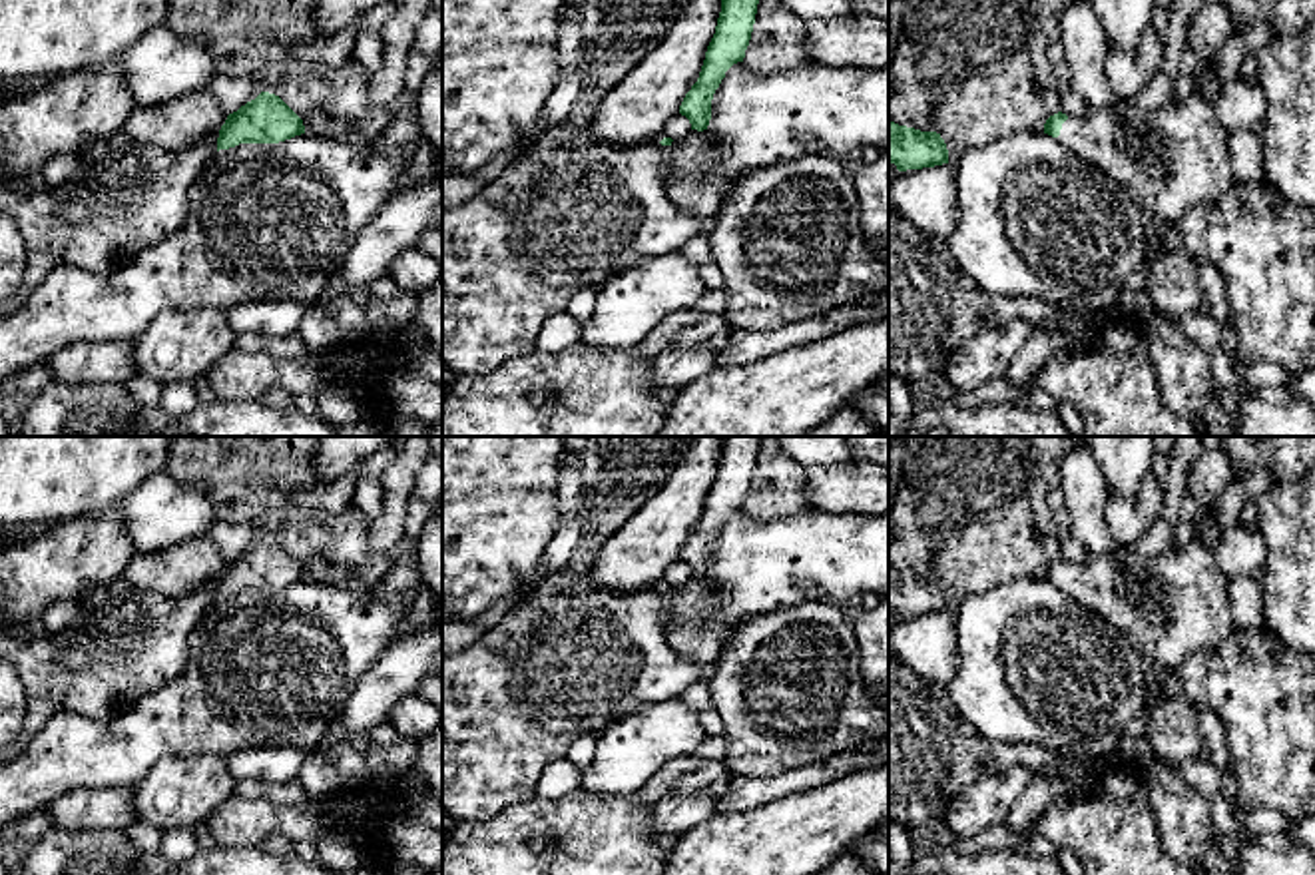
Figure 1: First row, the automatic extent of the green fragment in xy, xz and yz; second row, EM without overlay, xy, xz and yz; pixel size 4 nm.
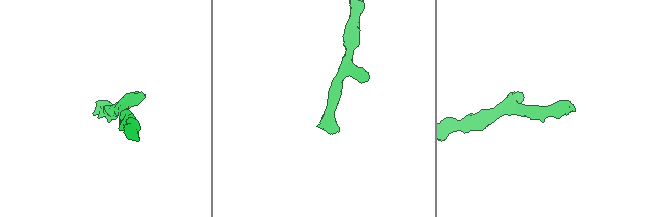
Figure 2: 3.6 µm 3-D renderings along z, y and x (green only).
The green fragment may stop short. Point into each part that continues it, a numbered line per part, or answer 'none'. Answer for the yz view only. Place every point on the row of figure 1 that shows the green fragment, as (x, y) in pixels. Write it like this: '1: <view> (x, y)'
1: yz (1174, 158)

